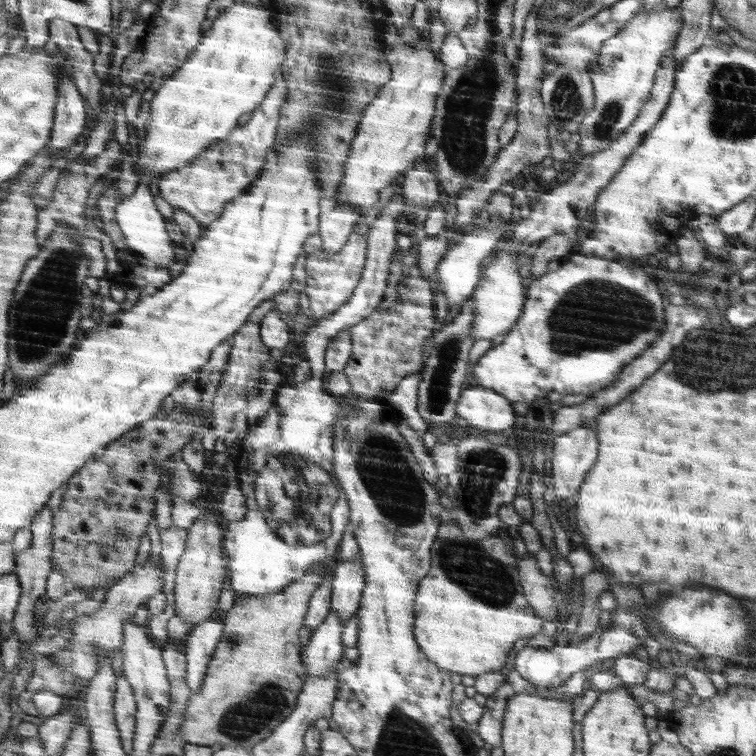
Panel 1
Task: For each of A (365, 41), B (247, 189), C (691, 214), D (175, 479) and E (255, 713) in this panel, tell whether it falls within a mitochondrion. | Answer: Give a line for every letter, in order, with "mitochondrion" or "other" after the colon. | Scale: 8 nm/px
A: other
B: other
C: other
D: mitochondrion
E: mitochondrion

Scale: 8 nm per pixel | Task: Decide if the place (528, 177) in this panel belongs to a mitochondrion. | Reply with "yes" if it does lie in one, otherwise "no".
no

